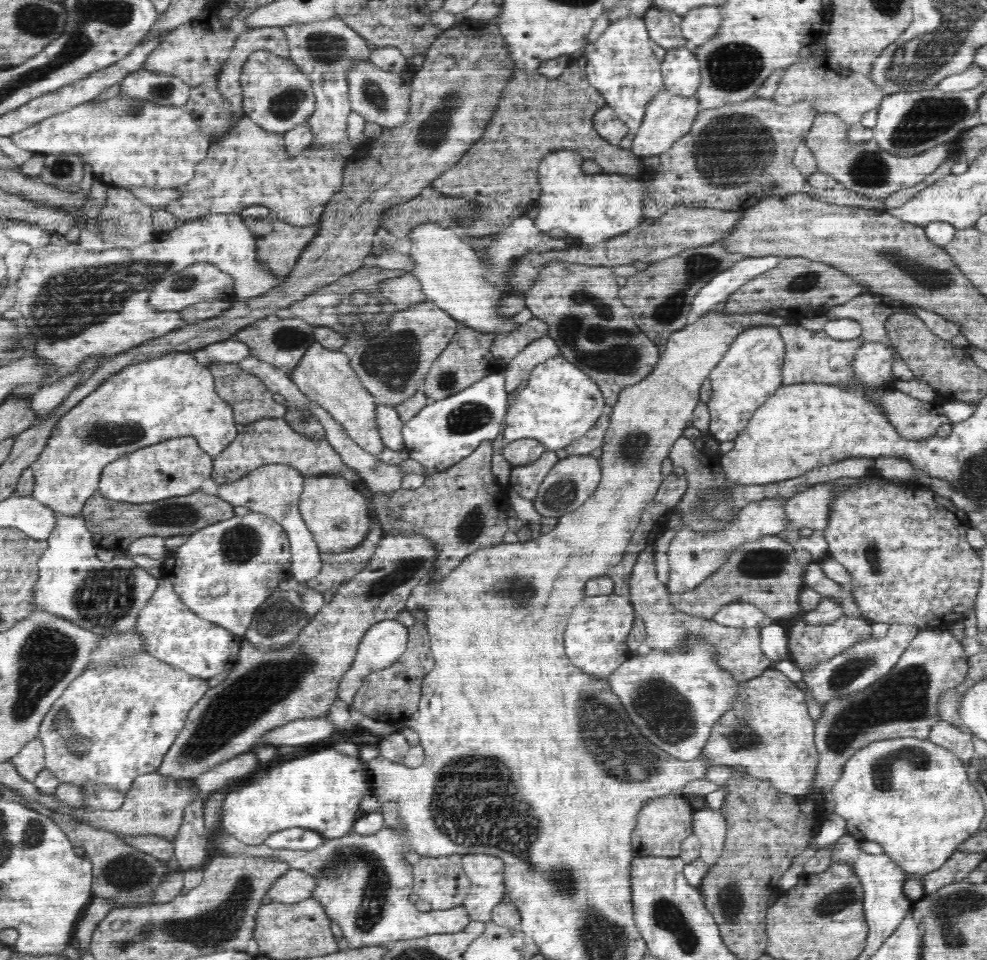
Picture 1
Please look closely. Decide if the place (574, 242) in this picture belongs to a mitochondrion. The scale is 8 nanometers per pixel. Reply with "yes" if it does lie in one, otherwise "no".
no

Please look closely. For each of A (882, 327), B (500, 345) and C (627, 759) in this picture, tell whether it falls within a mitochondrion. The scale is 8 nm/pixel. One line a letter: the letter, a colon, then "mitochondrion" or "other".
A: other
B: other
C: mitochondrion

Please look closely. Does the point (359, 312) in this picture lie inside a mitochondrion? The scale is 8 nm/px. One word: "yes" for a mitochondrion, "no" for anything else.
yes

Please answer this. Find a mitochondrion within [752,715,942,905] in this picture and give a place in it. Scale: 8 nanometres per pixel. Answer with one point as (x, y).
(881, 767)

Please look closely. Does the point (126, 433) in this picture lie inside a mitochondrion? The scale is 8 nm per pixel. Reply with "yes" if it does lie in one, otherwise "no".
yes

